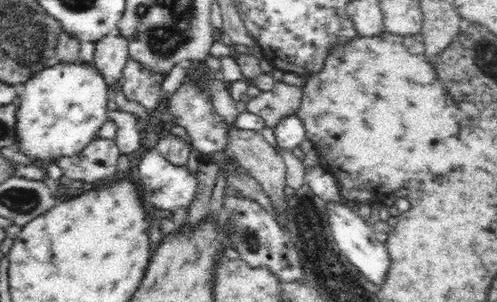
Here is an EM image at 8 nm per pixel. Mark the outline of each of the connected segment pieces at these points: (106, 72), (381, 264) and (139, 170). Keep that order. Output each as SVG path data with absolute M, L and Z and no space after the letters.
M109 34L95 42L93 64L96 64L108 83L115 84L122 76L123 68L129 59L127 42L128 39L120 34Z
M328 202L324 209L328 218L328 225L334 242L338 244L338 249L342 250L341 255L345 257L360 273L373 284L384 284L385 274L390 268L390 256L385 243L376 240L372 225L358 218L352 208L338 204L338 202Z
M153 146L148 150L141 150L139 159L134 164L134 177L145 201L146 208L170 210L176 227L182 231L187 226L190 203L194 200L198 186L197 174L188 171L186 166L176 166L168 162Z

